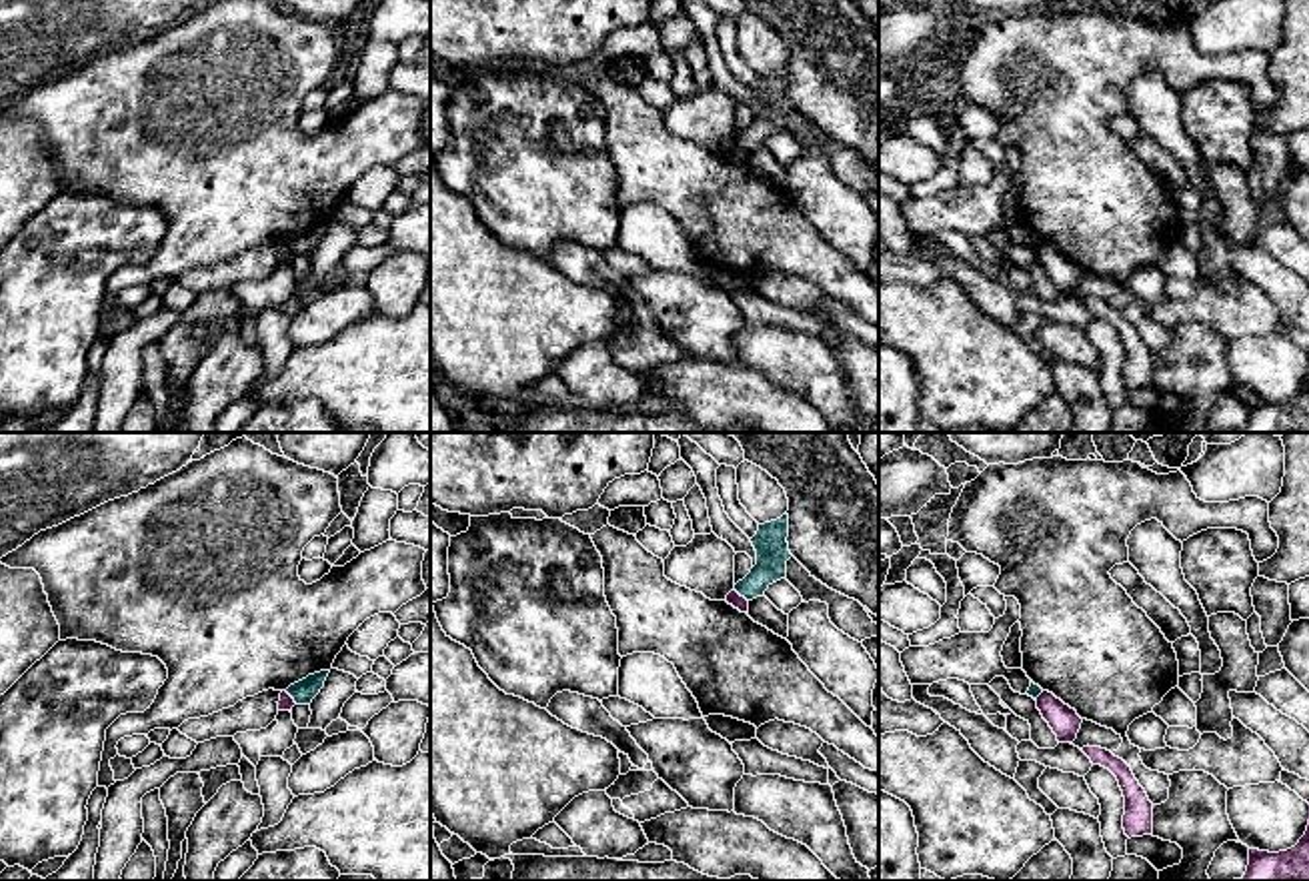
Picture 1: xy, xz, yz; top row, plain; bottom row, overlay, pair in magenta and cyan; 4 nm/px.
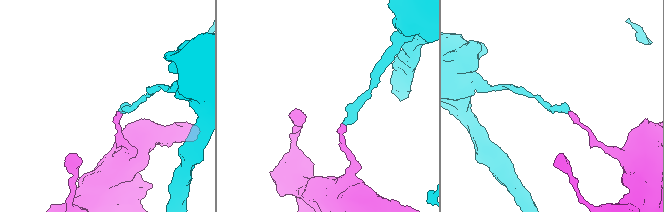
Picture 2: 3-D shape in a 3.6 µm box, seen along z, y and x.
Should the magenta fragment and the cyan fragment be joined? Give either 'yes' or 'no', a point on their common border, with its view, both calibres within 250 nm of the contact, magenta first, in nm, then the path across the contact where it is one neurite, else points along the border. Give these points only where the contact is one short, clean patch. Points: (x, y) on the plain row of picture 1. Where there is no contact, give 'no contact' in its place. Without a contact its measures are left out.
no | xz (739, 147) | 60/130 nm | along xz (733, 141), (747, 153)

